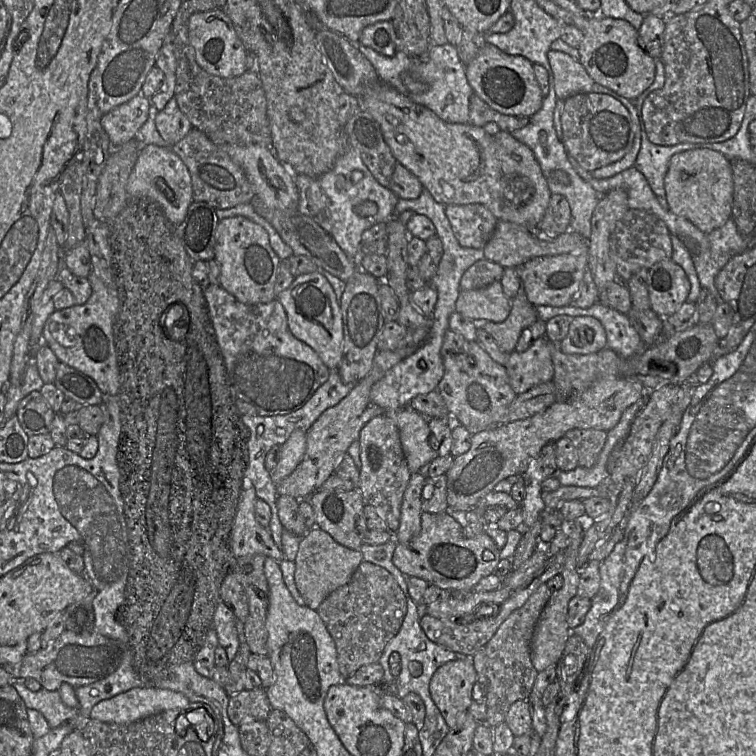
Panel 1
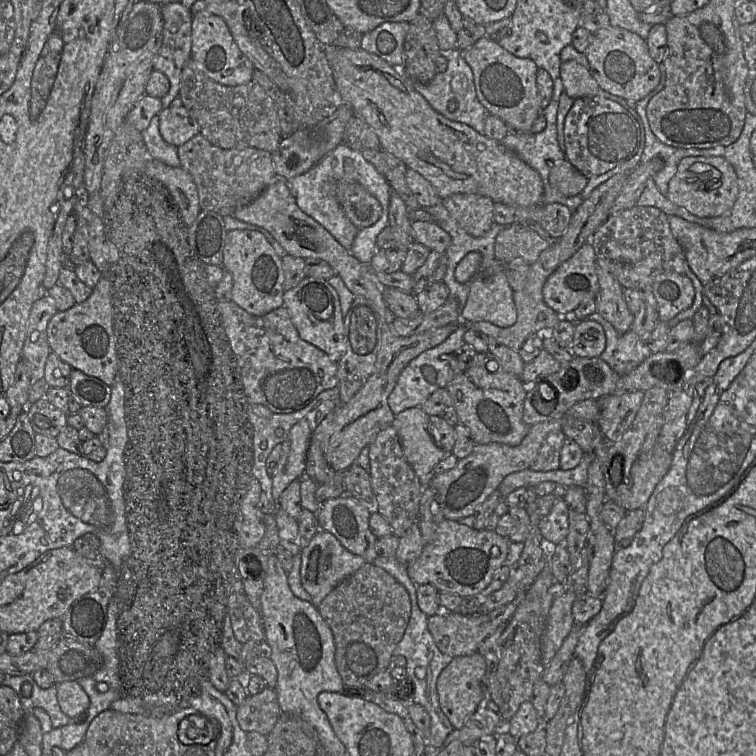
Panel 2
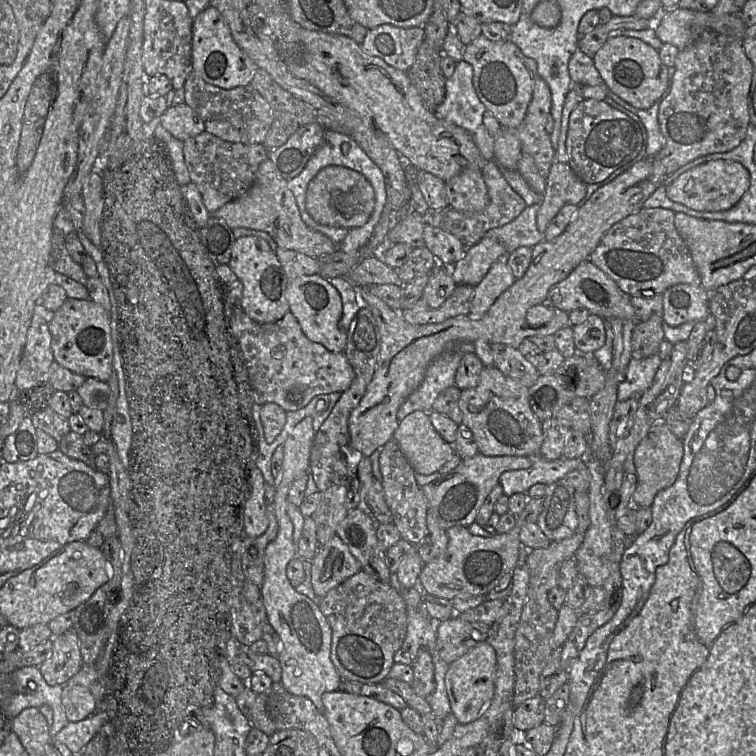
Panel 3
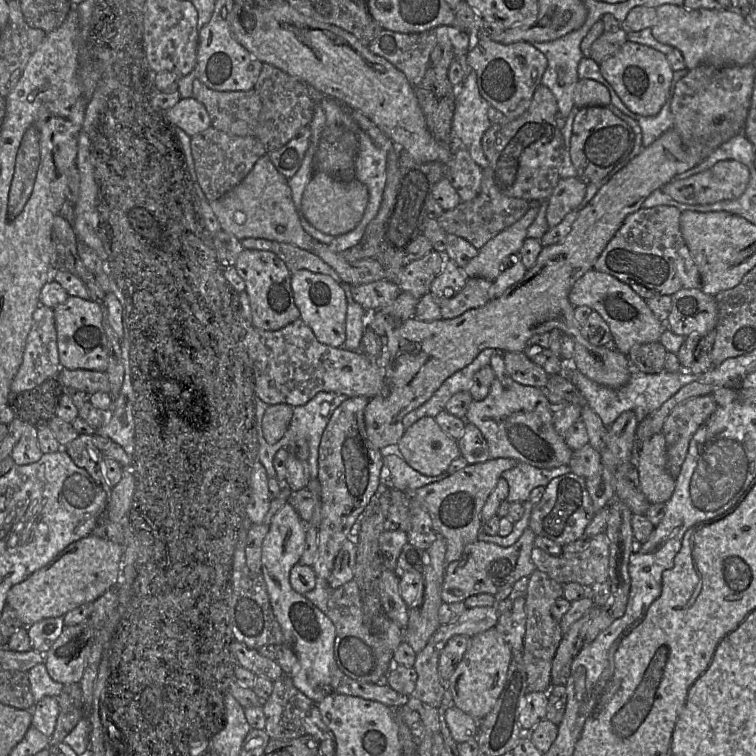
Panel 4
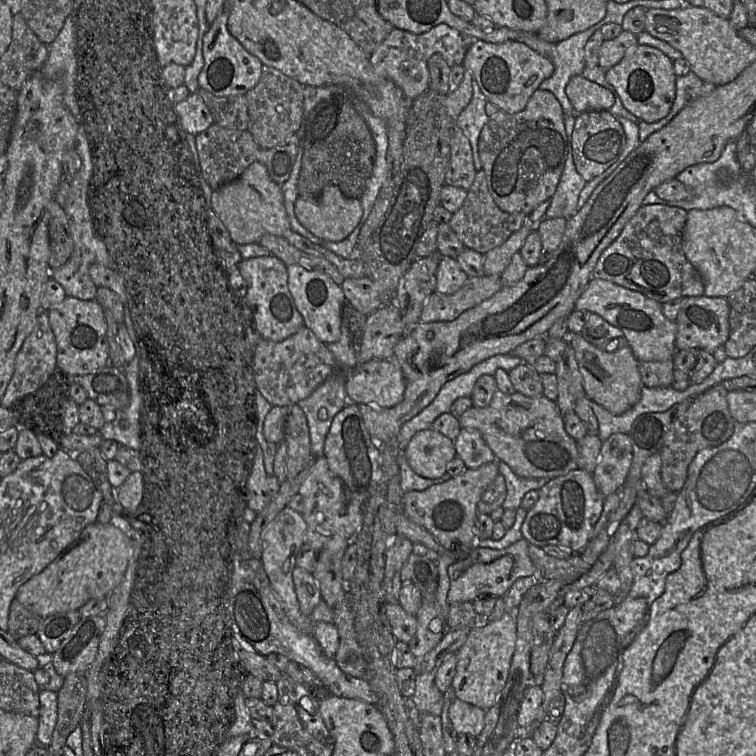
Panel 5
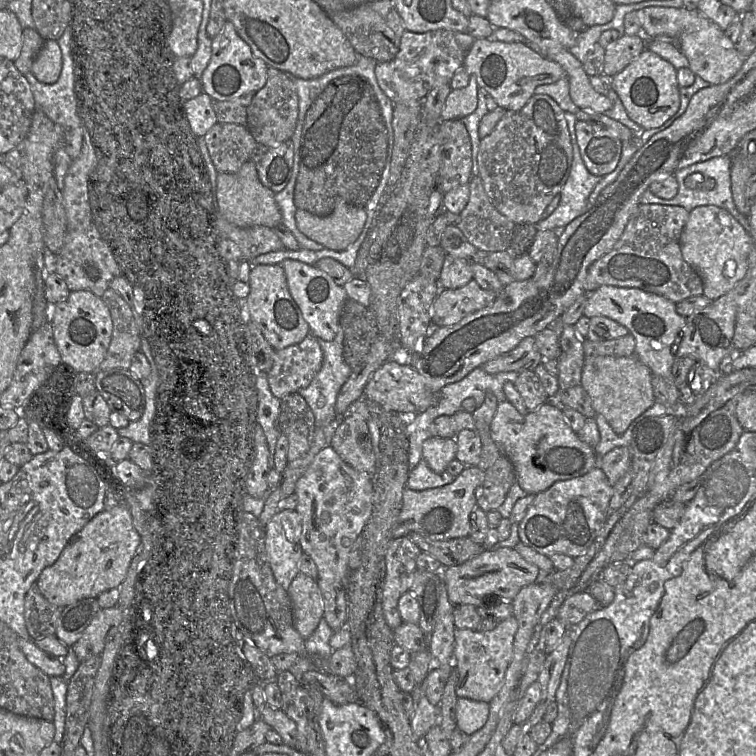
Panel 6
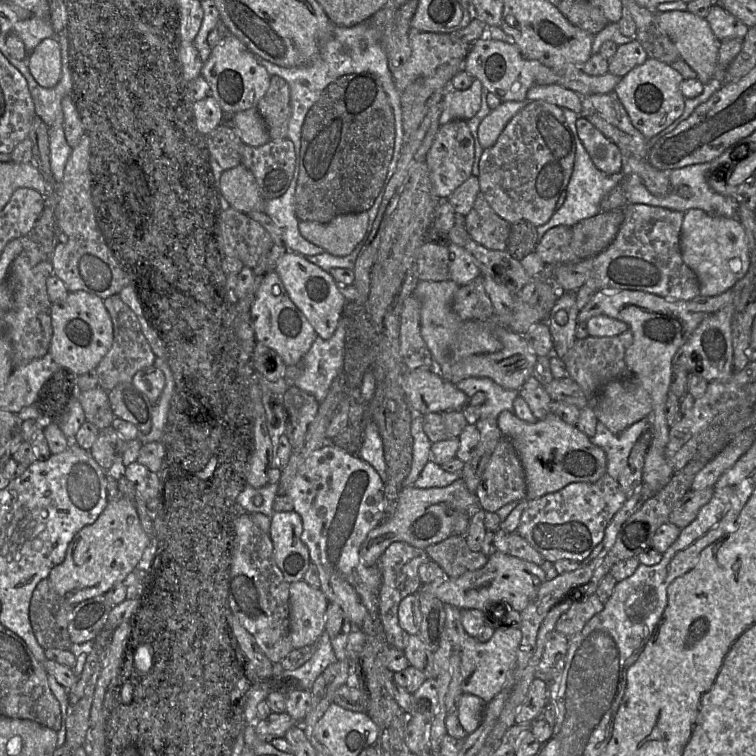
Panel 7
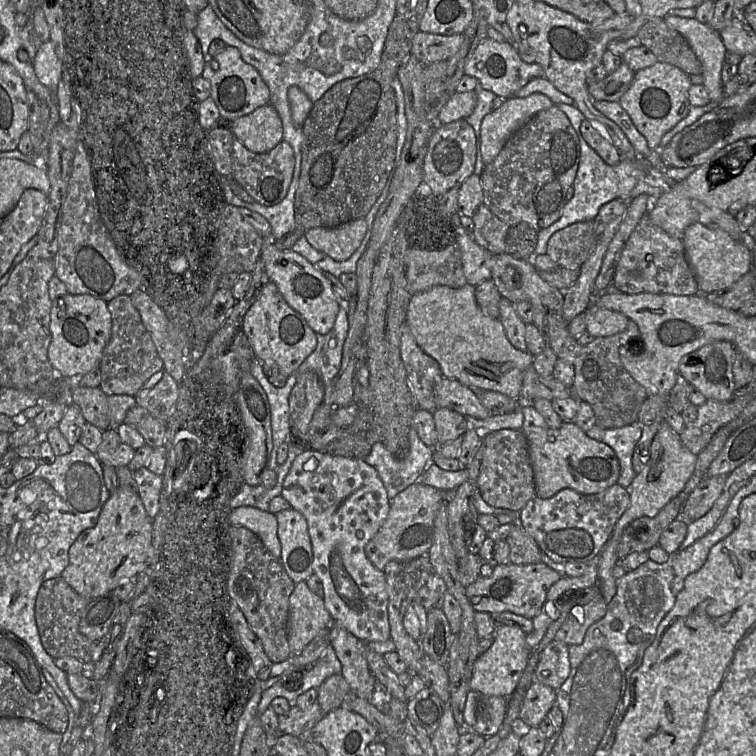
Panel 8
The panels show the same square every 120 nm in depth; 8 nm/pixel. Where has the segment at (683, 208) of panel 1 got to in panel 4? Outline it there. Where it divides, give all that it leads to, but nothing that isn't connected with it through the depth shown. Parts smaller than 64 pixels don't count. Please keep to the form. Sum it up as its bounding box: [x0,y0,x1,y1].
[662,160,750,204]

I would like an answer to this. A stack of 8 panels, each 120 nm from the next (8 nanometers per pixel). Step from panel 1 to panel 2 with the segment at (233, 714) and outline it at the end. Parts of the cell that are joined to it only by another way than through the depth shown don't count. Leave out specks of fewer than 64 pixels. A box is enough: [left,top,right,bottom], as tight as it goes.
[237,686,282,736]

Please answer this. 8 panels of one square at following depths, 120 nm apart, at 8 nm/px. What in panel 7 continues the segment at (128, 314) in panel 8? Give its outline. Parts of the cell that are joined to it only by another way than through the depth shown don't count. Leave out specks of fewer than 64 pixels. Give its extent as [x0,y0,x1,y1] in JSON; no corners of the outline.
[96,294,156,392]

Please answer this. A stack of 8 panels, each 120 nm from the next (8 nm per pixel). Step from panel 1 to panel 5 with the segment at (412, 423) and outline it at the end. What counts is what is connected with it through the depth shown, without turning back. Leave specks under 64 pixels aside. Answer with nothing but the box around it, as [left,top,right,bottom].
[404,428,456,479]

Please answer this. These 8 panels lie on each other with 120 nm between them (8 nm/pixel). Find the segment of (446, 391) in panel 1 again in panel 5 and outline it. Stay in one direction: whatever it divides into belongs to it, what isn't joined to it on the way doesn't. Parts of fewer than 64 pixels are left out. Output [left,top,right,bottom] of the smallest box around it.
[458,389,578,478]

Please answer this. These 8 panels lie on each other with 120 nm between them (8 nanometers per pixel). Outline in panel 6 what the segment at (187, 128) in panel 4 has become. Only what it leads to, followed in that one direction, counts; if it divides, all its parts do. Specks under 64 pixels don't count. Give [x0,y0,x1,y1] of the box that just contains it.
[184,92,218,137]

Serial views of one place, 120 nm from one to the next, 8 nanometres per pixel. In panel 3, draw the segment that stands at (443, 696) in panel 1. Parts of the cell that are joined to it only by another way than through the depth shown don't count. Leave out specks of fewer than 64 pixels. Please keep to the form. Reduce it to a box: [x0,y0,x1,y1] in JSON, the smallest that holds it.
[445,641,496,724]

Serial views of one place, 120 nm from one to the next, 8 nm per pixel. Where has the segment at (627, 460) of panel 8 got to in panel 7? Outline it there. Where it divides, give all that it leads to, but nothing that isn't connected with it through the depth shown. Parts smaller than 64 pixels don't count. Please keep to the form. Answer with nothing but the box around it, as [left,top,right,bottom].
[589,417,649,480]

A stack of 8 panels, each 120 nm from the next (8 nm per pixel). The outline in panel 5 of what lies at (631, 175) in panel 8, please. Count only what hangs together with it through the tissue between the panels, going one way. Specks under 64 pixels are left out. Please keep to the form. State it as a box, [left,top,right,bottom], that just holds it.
[545,115,586,220]

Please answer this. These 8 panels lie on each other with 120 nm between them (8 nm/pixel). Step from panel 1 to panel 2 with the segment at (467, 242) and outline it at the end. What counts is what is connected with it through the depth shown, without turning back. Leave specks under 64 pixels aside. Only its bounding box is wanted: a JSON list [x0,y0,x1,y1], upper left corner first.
[442,193,494,237]

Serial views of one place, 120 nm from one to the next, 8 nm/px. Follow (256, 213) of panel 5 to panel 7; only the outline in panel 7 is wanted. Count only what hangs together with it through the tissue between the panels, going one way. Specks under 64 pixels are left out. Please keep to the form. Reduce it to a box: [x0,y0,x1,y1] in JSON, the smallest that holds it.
[219,163,265,214]

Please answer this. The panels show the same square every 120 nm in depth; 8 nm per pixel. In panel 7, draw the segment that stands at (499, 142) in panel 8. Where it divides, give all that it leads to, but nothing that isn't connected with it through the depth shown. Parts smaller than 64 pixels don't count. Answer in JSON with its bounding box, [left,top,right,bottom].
[477,99,528,149]

